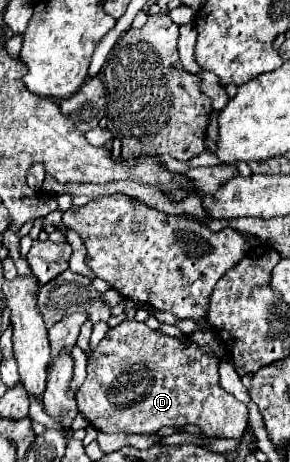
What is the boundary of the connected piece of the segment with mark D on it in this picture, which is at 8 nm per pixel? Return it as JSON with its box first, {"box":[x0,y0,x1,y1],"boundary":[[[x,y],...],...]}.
{"box":[77,319,247,439],"boundary":[[[133,319],[107,331],[97,349],[87,357],[87,379],[77,391],[77,407],[89,419],[89,423],[103,433],[127,433],[127,435],[147,435],[157,433],[165,425],[197,425],[203,435],[215,437],[225,435],[241,439],[247,427],[247,407],[239,403],[219,385],[217,357],[205,357],[195,343],[185,347],[181,341],[149,329],[145,323]]]}

